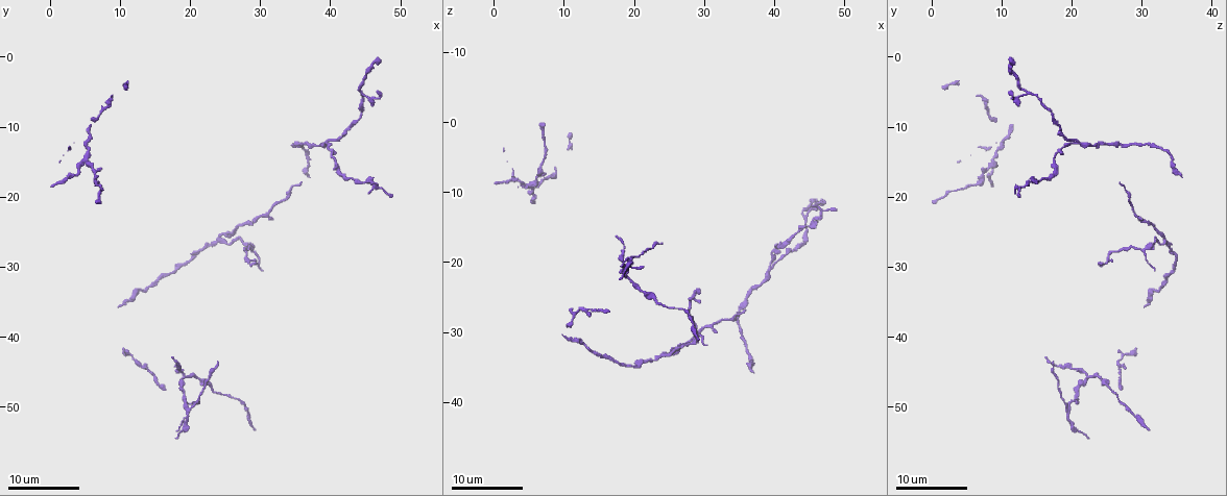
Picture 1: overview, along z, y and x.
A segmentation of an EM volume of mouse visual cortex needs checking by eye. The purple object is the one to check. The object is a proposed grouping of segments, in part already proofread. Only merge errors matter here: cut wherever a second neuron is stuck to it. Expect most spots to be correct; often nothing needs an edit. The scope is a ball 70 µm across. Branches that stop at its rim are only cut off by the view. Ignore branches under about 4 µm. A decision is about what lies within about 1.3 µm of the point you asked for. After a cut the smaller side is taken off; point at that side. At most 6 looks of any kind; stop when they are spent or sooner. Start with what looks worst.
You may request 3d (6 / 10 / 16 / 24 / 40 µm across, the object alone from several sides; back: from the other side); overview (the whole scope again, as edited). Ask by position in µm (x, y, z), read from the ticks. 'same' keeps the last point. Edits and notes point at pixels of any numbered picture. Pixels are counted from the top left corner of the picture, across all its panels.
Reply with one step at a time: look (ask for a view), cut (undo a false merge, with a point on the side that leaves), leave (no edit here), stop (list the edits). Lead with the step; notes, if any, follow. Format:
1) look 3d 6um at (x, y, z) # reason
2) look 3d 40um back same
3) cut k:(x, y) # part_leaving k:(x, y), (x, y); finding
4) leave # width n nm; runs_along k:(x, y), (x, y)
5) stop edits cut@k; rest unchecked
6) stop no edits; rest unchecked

look 3d 16um at (19.0, 45.5, 22.0) # three-way junction

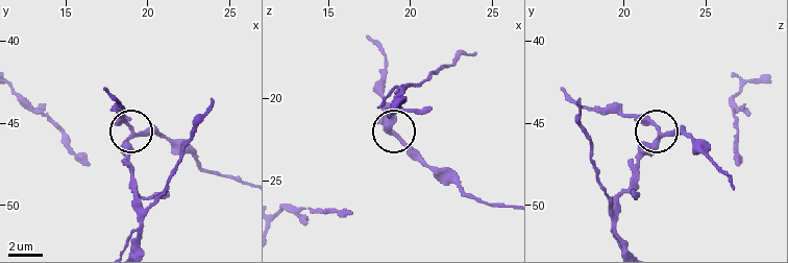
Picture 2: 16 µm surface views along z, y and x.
leave # width 250 nm; one neuron here

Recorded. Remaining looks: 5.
look 3d 6um at (25.0, 26.0, 33.0) # looks like a crossing

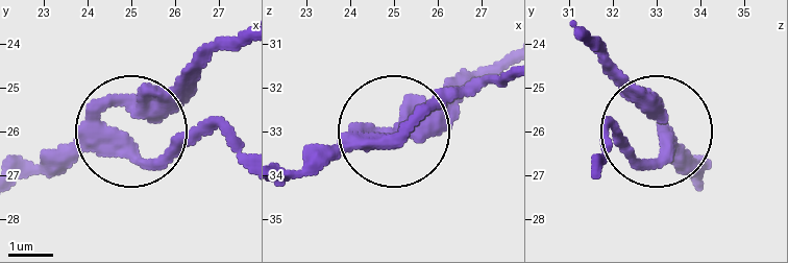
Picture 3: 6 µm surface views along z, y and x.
leave # runs_along 3:(17, 183), (118, 138), (163, 161), (226, 130); continuous, no second neuron

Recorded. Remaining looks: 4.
look 3d 16um at (20.0, 50.0, 19.5) # side arm on a straight run

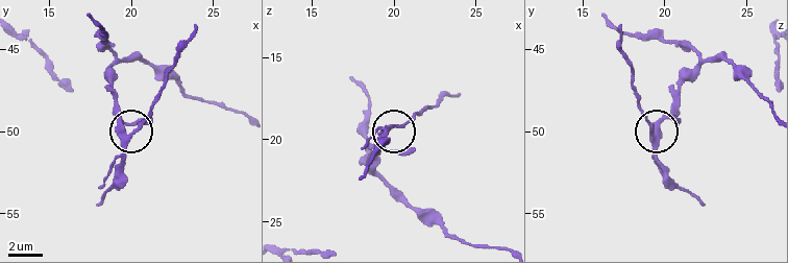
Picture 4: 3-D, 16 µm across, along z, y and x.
cut 4:(142, 126) # width 290 nm; part_leaving 4:(124, 143), (128, 132), (152, 106), (176, 52), (195, 24); a second neuron is stuck on

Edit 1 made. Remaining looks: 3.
stop edits cut@4; rest unchecked

